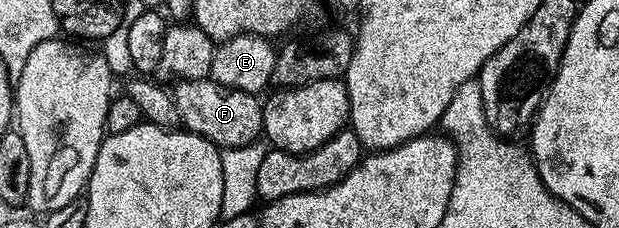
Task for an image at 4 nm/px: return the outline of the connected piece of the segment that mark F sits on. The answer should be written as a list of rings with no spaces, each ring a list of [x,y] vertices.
[[[209,78],[178,80],[173,83],[172,93],[178,121],[191,134],[204,136],[219,148],[231,150],[249,142],[259,141],[262,134],[263,99],[256,94],[229,90]]]

